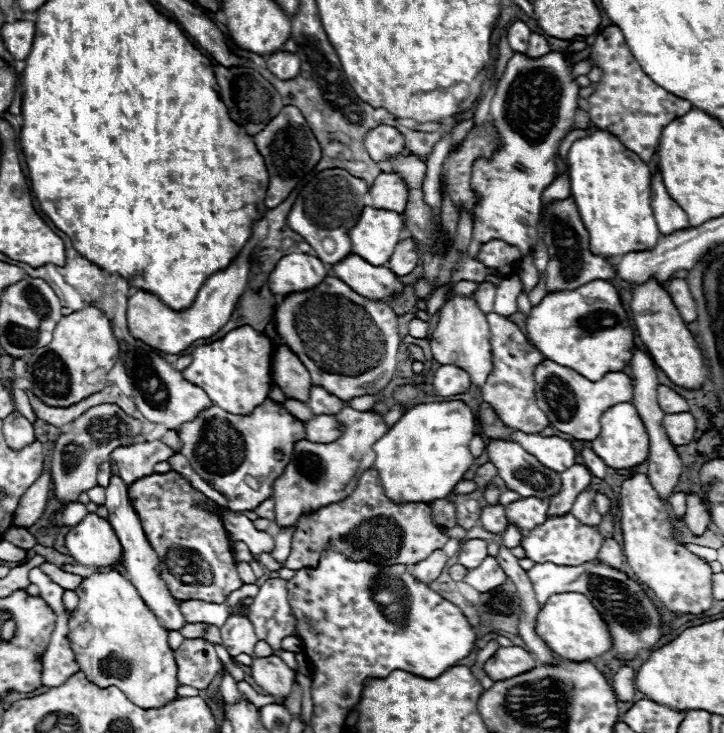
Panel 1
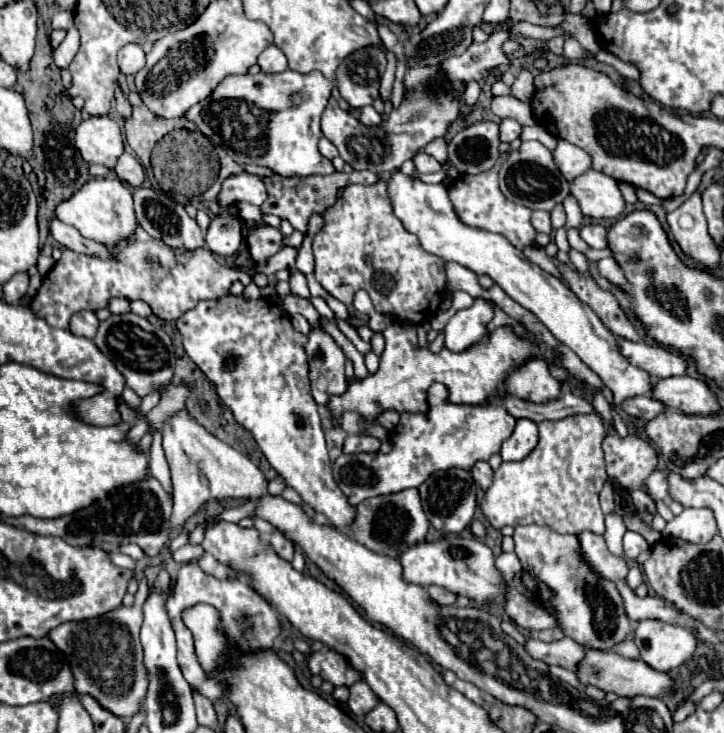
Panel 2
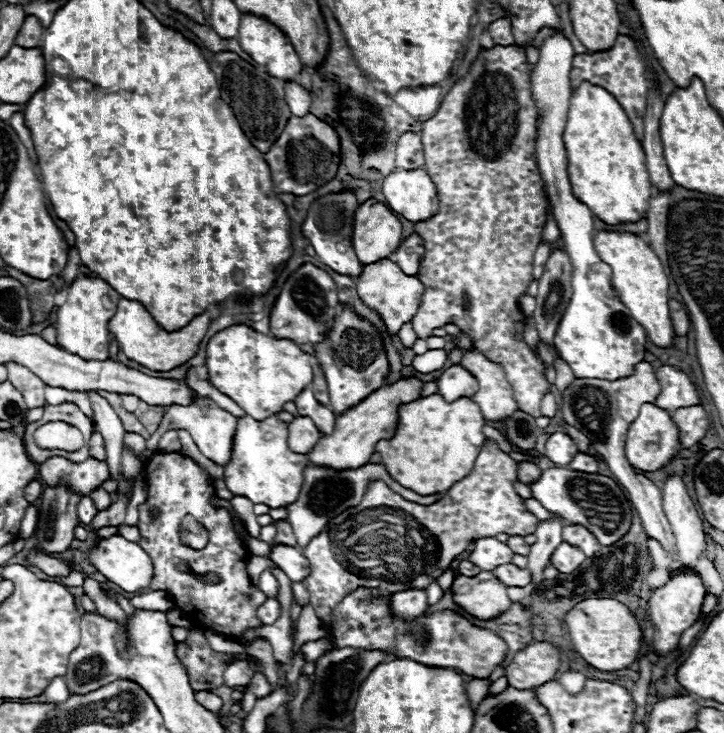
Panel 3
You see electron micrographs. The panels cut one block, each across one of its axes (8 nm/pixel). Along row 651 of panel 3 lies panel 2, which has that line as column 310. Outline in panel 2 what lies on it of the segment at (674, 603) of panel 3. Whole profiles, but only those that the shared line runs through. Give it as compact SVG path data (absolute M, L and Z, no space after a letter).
M320 650L310 654L308 668L312 674L334 686L350 686L360 680L360 674L350 666L350 662L334 650Z

